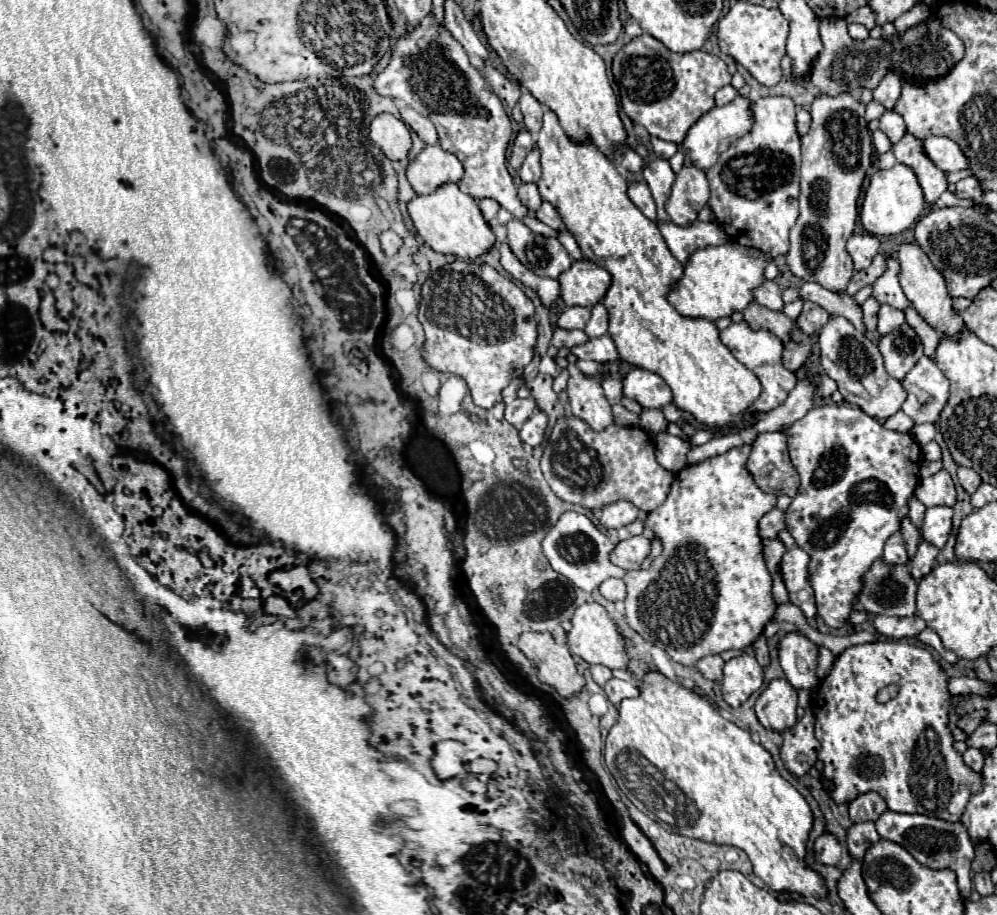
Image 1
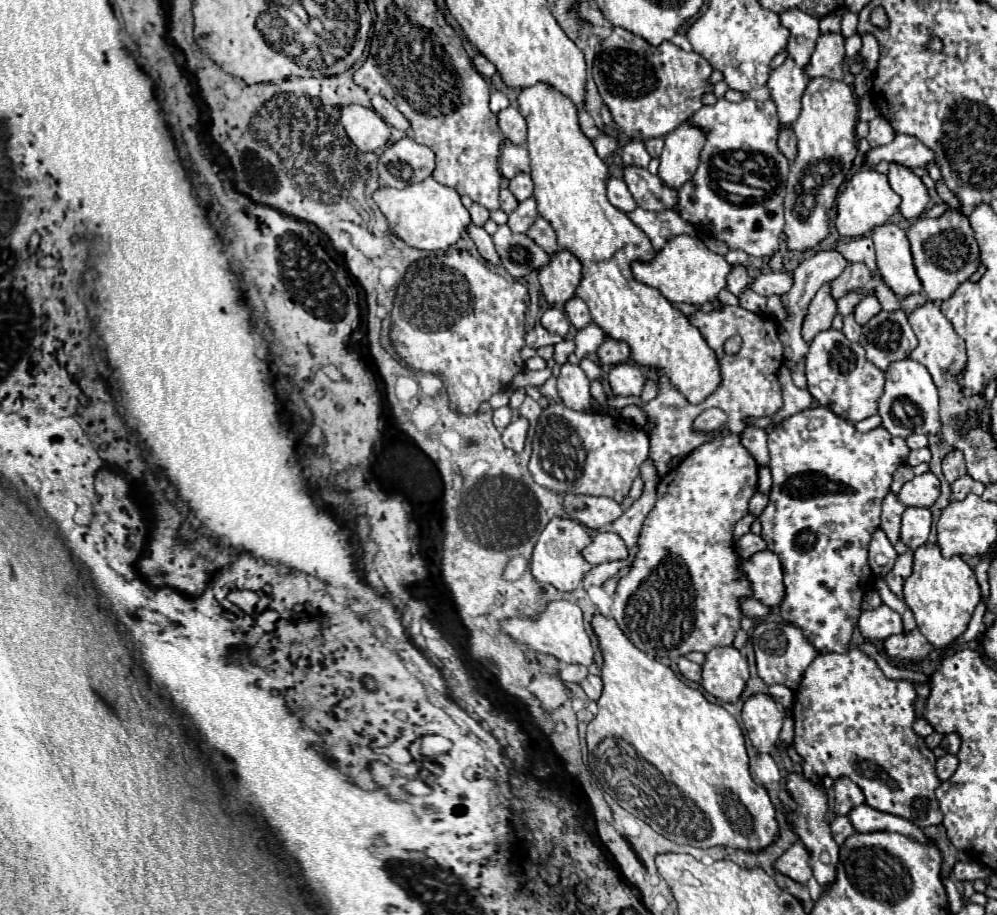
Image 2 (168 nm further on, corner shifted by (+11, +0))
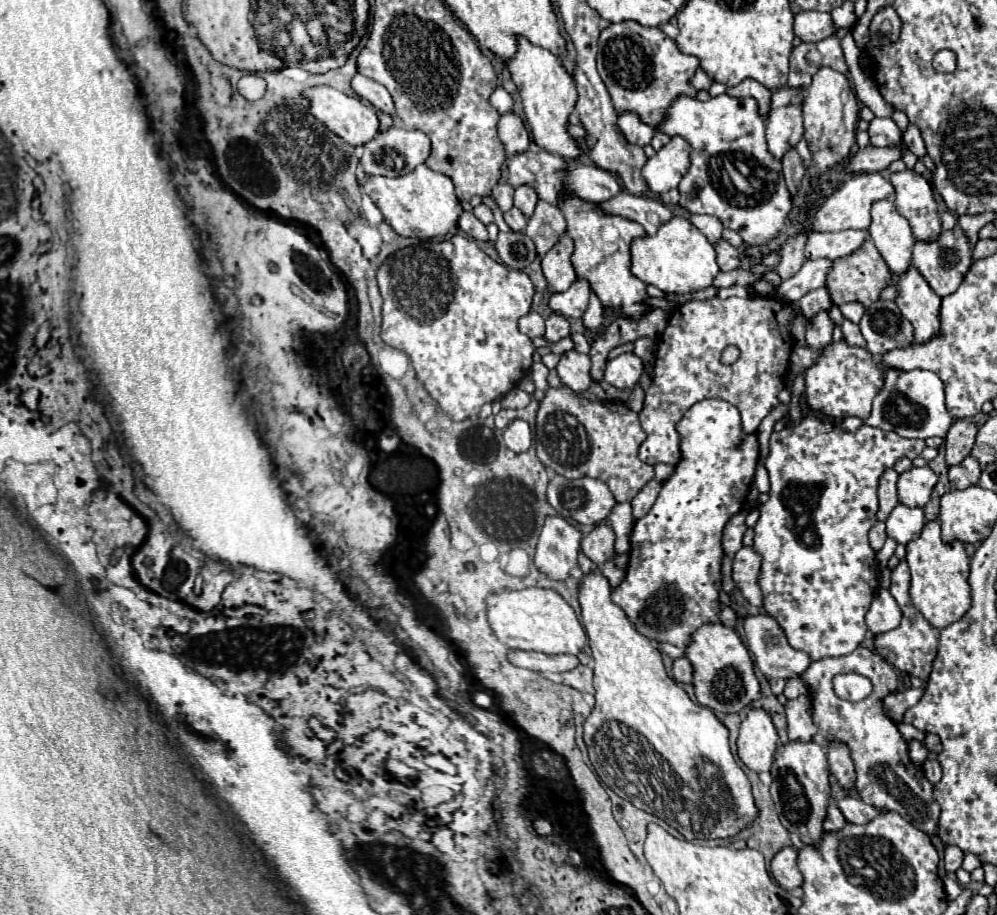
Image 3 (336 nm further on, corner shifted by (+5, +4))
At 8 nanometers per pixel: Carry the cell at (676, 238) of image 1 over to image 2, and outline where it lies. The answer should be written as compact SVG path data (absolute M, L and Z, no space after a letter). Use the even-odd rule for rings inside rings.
M635 208L633 212L627 212L627 216L649 236L655 250L661 250L671 238L679 234L697 236L695 226L683 220L675 210L663 210L663 212L649 212L643 208Z

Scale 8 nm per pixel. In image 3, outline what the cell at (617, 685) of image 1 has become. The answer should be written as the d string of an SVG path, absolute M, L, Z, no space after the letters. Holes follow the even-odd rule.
M579 666L571 672L561 674L561 678L563 678L563 684L567 684L571 688L577 688L579 692L589 692L589 694L595 692L595 688L593 688L593 670L589 666Z

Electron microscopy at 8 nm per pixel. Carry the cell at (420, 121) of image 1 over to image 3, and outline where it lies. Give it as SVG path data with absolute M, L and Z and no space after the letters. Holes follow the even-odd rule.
M361 74L355 76L351 86L371 106L375 106L377 110L381 110L381 112L385 112L389 116L395 116L395 104L393 104L393 98L391 98L391 94L387 92L385 86L381 86L379 82L375 82L375 80L367 78L367 76L361 76Z

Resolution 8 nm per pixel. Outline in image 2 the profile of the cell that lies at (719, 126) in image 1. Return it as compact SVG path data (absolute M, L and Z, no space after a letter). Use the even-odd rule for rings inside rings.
M683 122L679 128L665 136L657 176L667 188L677 190L693 176L699 164L699 152L703 144L705 134L691 122Z

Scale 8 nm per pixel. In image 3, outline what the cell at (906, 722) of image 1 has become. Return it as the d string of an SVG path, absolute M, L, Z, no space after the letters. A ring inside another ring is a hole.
M859 646L855 652L839 658L821 658L809 664L801 674L811 692L811 716L817 726L813 742L829 748L833 742L843 742L849 746L851 760L855 762L855 790L861 794L865 804L871 804L881 810L891 810L901 814L905 820L919 826L929 836L935 834L939 822L939 804L933 798L933 784L925 778L923 768L913 764L909 758L909 742L899 732L899 724L883 712L883 700L897 692L901 682L891 664L887 664L877 652ZM857 672L871 680L873 692L859 700L849 702L841 700L833 690L833 678L837 674Z

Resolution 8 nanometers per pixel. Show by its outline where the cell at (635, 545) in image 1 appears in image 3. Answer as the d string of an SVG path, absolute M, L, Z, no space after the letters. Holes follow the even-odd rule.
M607 524L595 526L595 530L583 538L581 550L585 556L589 556L597 564L603 564L609 558L613 558L613 554L615 554L615 532L613 532L613 528Z

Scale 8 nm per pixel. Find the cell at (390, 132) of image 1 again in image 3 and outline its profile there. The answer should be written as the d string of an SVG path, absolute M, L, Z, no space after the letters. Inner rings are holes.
M315 86L305 92L305 96L311 100L311 114L321 120L331 132L341 136L351 146L361 146L369 140L373 140L379 134L379 118L371 104L365 104L357 96L347 96L331 86Z

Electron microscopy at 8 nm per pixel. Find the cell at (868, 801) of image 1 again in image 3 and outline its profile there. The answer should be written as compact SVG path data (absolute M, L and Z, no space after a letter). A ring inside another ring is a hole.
M831 744L827 748L827 758L829 758L829 770L837 778L839 786L843 790L853 790L855 788L855 768L853 768L853 760L849 756L847 746Z

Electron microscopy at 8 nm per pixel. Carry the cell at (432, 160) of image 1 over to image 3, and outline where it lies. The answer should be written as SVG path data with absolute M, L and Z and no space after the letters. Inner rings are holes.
M393 126L387 132L379 132L375 140L369 140L367 144L363 144L363 154L359 162L361 162L361 168L371 176L397 178L413 172L419 164L425 164L429 154L431 154L431 140L423 132Z

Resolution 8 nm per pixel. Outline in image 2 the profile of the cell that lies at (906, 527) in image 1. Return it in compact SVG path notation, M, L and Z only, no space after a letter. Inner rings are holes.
M889 492L883 500L883 512L881 512L881 530L887 534L891 544L899 542L899 528L901 528L901 514L905 506L899 502L897 494Z

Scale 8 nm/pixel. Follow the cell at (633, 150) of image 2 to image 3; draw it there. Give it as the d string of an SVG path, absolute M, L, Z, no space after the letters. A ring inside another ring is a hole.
M623 114L617 120L619 130L623 132L623 136L627 138L629 144L639 144L639 146L647 146L655 134L655 130L647 124L643 124L639 120L639 116L635 114Z

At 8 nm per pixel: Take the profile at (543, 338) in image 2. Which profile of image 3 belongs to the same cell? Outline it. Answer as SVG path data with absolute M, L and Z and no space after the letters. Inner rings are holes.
M529 312L527 316L523 316L519 320L519 330L523 334L527 334L529 338L537 338L537 336L545 334L545 322L537 312Z

